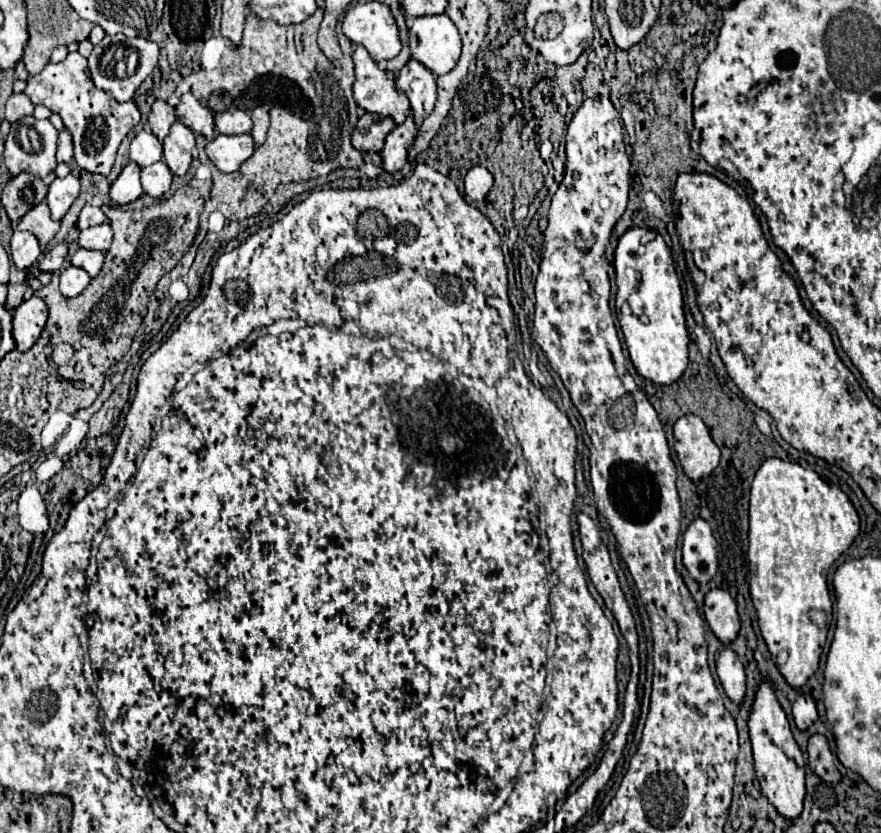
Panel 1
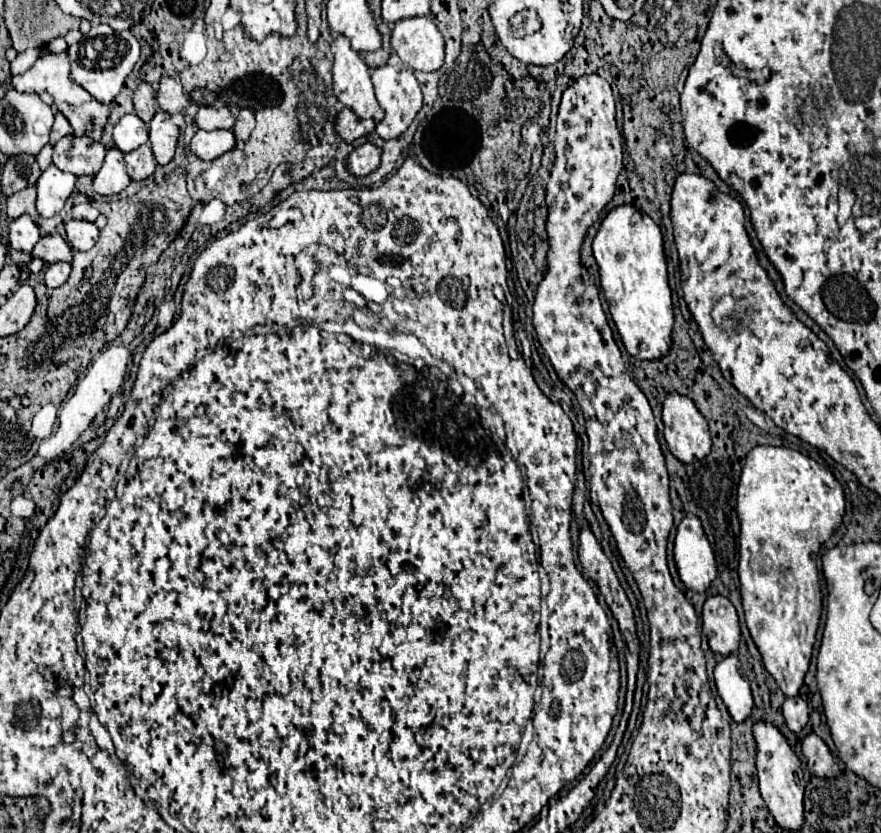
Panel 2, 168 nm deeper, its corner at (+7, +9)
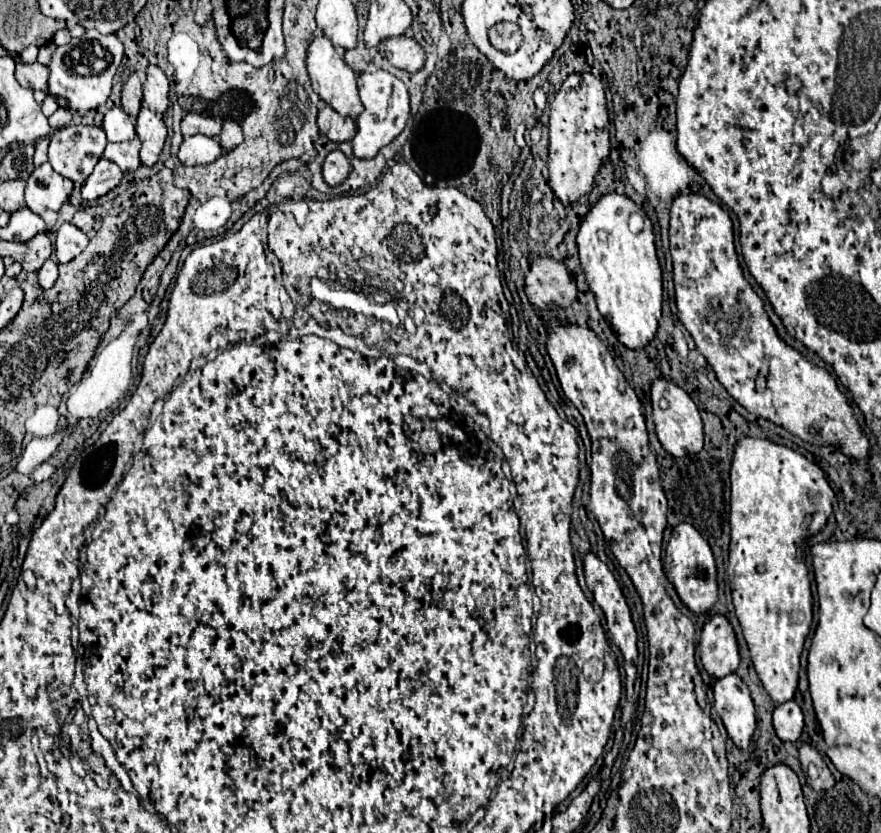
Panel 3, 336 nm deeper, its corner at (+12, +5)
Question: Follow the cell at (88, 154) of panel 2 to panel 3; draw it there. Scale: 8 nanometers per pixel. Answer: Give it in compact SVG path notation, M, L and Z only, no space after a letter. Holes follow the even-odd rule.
M70 125L54 131L48 161L60 175L84 183L106 147L106 133L94 125Z

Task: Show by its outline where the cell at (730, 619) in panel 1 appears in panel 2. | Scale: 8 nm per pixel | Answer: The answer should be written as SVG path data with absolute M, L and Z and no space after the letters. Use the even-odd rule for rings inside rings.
M713 595L703 605L703 633L707 635L709 647L725 657L735 653L739 647L741 631L733 603L723 595Z

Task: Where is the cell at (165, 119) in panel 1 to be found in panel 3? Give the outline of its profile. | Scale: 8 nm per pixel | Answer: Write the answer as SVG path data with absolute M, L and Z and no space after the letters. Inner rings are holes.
M130 73L128 81L122 87L122 109L134 119L142 105L142 83L136 73Z

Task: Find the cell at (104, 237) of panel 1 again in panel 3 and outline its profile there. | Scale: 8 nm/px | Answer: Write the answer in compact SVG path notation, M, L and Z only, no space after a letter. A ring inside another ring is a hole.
M62 223L60 229L56 231L56 243L54 243L54 253L56 253L58 263L72 261L76 255L82 253L86 245L88 245L86 233L82 233L72 223Z

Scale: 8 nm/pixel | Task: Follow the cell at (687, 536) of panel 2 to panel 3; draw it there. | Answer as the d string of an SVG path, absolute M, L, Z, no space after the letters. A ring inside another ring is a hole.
M680 523L672 529L670 541L666 545L664 569L666 569L666 577L670 579L670 583L674 585L676 593L678 593L678 597L692 613L710 611L710 607L718 599L716 561L714 561L714 555L712 555L708 541L690 523Z

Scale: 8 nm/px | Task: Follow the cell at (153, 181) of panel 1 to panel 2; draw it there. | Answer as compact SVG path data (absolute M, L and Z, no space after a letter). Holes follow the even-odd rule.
M145 143L139 149L127 153L125 163L127 163L127 171L129 171L131 179L135 179L135 181L143 181L143 179L151 177L157 169L157 161L153 157L149 143Z

